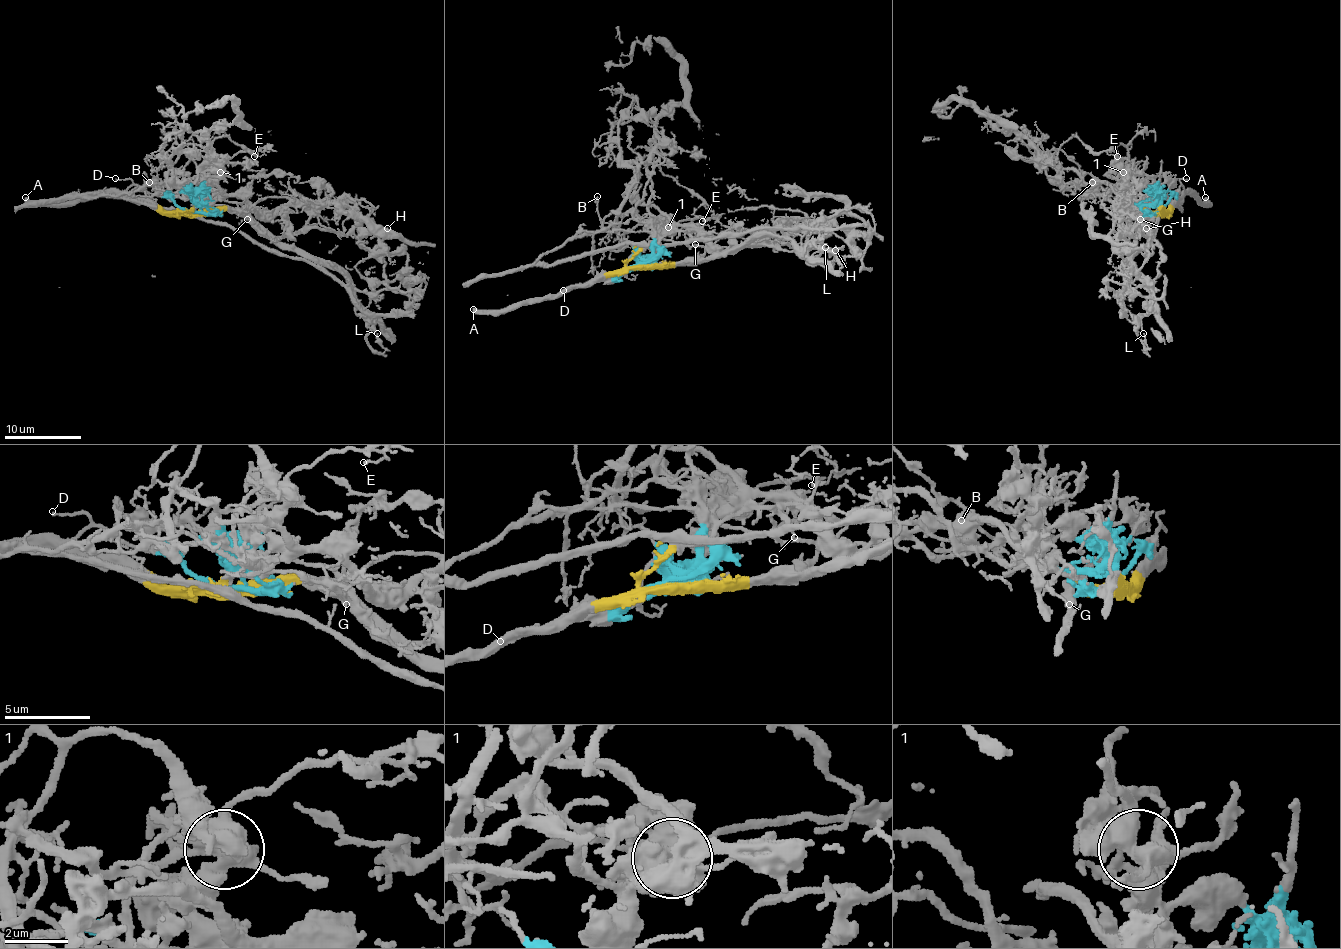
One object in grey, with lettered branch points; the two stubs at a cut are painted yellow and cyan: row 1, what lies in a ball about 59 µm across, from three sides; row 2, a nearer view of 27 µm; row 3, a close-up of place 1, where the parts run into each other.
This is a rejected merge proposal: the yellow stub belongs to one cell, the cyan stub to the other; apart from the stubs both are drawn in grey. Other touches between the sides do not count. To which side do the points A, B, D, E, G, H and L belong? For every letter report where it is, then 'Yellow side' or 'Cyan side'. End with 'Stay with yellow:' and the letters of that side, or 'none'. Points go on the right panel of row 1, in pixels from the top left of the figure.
A: Place: (1205, 197). Yellow side
B: Place: (1092, 182). Cyan side
D: Place: (1186, 178). Cyan side
E: Place: (1117, 156). Cyan side
G: Place: (1140, 219). Yellow side
H: Place: (1146, 228). Yellow side
L: Place: (1143, 333). Yellow side
Stay with yellow: A, G, H, L

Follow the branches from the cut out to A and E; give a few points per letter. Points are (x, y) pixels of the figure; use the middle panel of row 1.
A: (639, 266), (602, 274), (591, 281), (572, 285), (558, 295), (520, 301), (504, 308), (473, 308)
E: (639, 264), (647, 264), (656, 250), (658, 233), (687, 218), (714, 216), (703, 221)

